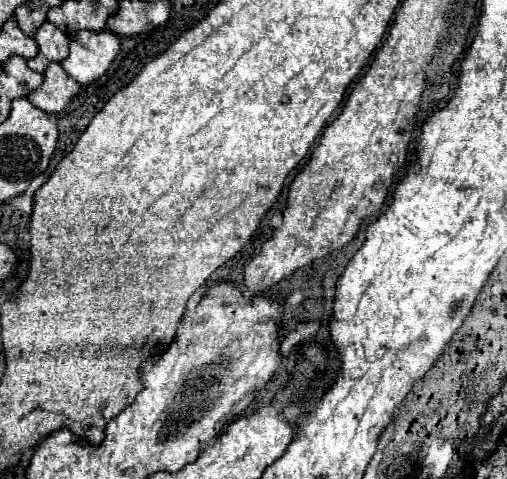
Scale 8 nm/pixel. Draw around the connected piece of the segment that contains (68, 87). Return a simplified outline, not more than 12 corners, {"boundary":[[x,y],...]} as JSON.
{"boundary":[[50,62],[42,86],[26,100],[56,114],[78,94],[58,62]]}

